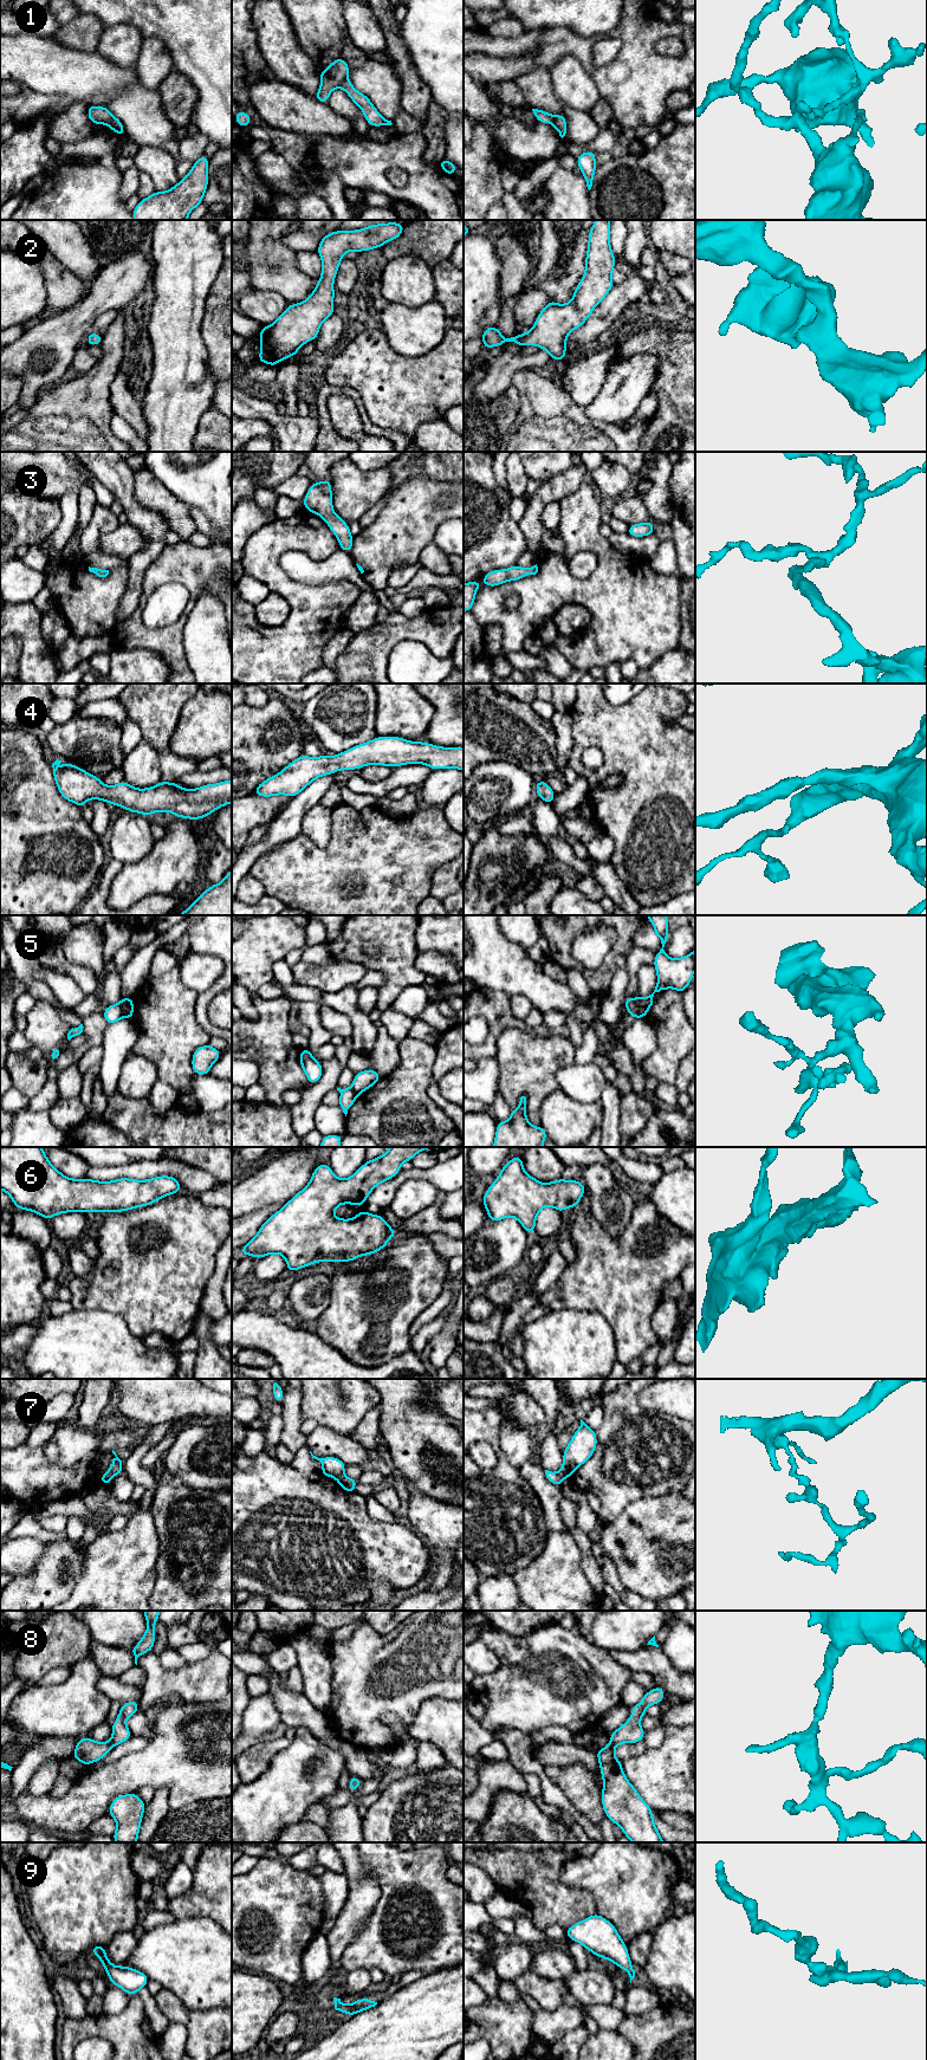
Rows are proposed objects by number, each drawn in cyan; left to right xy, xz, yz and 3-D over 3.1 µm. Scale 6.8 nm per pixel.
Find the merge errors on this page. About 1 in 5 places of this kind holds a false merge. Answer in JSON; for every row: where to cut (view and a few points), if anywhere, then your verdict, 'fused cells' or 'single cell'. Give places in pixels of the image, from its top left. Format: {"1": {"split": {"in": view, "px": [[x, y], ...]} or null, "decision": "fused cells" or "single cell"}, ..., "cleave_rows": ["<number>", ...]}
{"1": {"split": {"in": "xz", "px": [[345, 77], [338, 86]]}, "decision": "fused cells"}, "2": {"split": null, "decision": "single cell"}, "3": {"split": null, "decision": "single cell"}, "4": {"split": null, "decision": "single cell"}, "5": {"split": {"in": "yz", "px": [[640, 998], [635, 1017]]}, "decision": "fused cells"}, "6": {"split": null, "decision": "single cell"}, "7": {"split": {"in": "xy", "px": [[107, 1471], [112, 1478]]}, "decision": "fused cells"}, "8": {"split": null, "decision": "single cell"}, "9": {"split": null, "decision": "single cell"}, "cleave_rows": ["1", "5", "7"]}

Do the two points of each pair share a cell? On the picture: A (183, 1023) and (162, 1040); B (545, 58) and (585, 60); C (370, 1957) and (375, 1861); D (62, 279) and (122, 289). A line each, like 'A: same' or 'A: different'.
A: same
B: same
C: same
D: different

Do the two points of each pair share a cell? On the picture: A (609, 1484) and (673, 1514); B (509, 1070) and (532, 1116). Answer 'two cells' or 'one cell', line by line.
A: two cells
B: one cell

